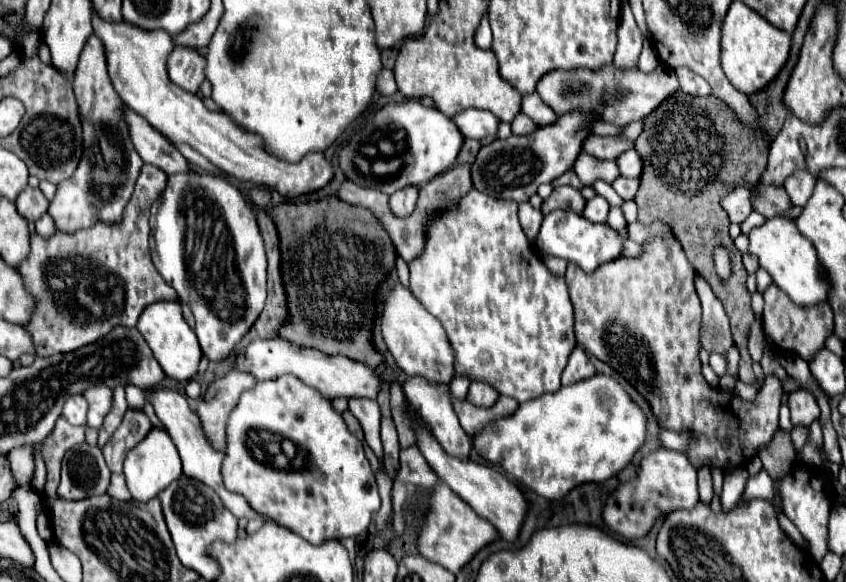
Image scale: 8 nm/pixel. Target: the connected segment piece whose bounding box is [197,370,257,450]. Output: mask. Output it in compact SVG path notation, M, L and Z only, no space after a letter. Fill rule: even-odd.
M231 370L225 378L209 384L203 400L197 406L197 414L203 422L203 430L217 450L223 450L223 436L227 430L229 414L239 402L241 392L257 384L255 376L243 370Z

